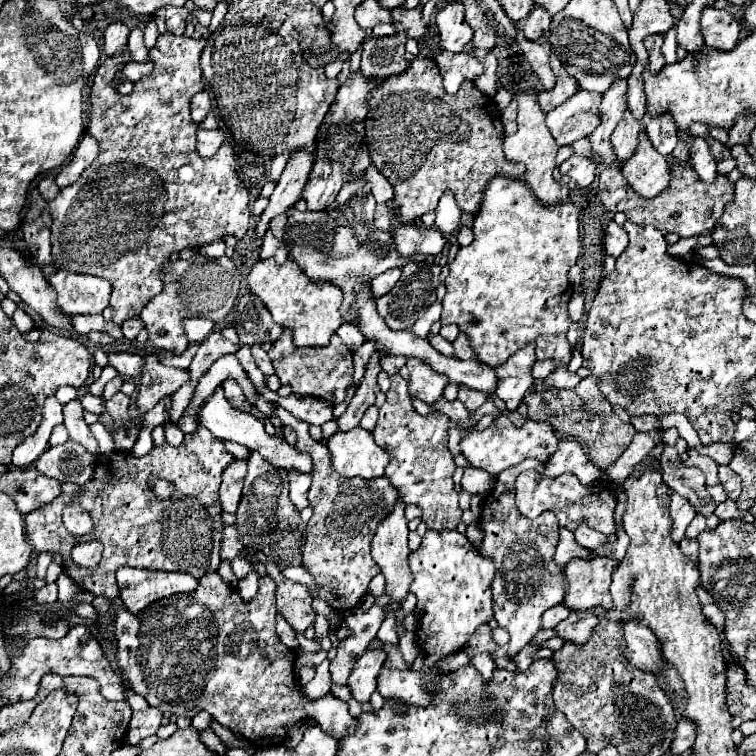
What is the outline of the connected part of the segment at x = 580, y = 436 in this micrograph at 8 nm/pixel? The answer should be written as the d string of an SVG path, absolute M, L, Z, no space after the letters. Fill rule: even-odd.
M535 383L525 393L525 403L527 403L529 419L549 423L561 435L567 437L567 433L569 433L579 443L585 443L591 463L601 471L605 471L611 463L615 463L623 455L623 451L631 445L631 441L637 433L631 423L623 423L617 415L611 415L609 419L605 419L605 417L597 417L597 415L589 413L585 403L579 399L579 395L573 389L555 389L555 387L543 385L543 383Z

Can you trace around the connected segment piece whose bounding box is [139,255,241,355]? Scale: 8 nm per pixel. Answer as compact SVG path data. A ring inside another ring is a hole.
M193 255L187 261L179 259L175 263L167 263L163 273L163 291L145 305L139 317L145 323L149 341L155 349L179 355L185 351L185 343L189 343L183 335L181 319L203 315L215 323L221 323L237 303L241 275L229 257L207 259L203 255Z

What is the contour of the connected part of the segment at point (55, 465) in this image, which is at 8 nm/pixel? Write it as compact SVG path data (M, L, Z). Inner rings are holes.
M73 441L49 447L37 459L37 471L61 483L71 481L83 485L91 479L93 469L95 469L95 457Z

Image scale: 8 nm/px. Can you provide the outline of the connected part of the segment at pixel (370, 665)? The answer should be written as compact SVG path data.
M365 649L365 653L357 659L351 675L349 675L349 689L353 699L369 701L371 693L377 689L377 675L383 667L385 651L383 649Z

